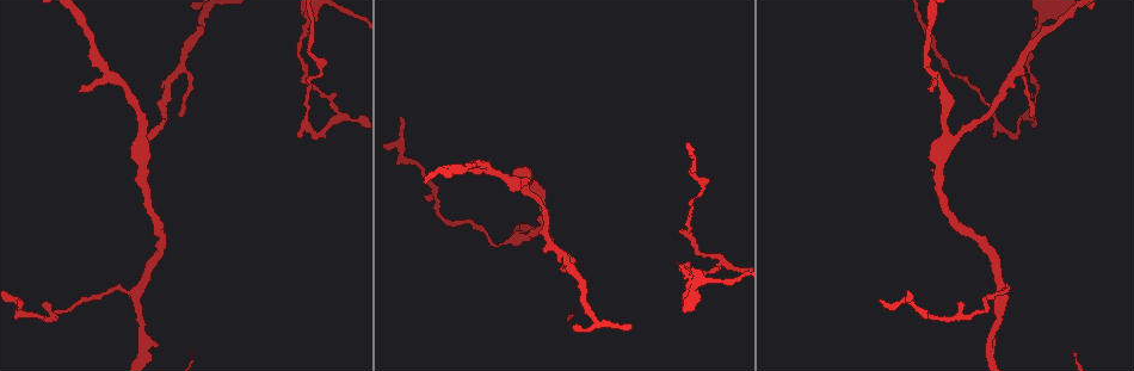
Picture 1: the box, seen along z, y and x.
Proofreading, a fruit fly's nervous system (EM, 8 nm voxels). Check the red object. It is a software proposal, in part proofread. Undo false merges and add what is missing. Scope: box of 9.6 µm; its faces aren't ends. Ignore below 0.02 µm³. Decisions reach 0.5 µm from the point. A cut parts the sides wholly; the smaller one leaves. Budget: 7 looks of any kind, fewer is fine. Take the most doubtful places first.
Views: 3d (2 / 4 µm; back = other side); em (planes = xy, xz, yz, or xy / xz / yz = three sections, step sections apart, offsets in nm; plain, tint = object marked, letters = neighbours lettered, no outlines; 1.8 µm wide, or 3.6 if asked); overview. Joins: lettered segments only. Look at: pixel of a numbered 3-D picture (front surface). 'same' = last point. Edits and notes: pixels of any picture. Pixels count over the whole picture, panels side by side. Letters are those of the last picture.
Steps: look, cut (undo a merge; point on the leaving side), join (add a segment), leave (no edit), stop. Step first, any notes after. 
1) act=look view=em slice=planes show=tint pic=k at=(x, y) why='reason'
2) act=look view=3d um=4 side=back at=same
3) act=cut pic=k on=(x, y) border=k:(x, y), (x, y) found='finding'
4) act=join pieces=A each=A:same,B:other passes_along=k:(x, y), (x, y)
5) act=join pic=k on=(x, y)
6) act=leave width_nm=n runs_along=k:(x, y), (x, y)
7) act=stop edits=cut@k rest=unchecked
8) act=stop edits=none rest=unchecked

act=look view=em slice=planes show=letters pic=1 at=(695, 285) why='sharp bend'

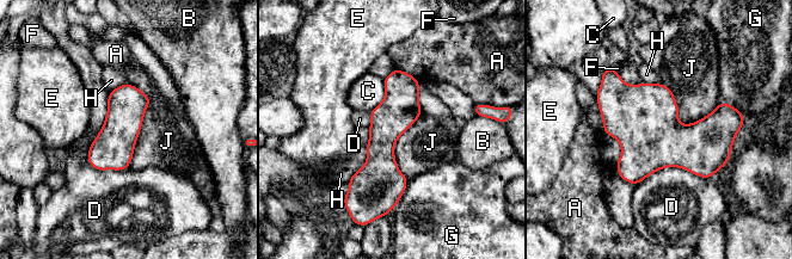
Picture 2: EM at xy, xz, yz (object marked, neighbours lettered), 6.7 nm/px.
act=leave width_nm=260 each=A:other,B:other,C:other,D:other,E:other,F:other,G:other,H:other,J:other border=2:(126, 82), (149, 98), (128, 167) found='continuous, no second neuron'

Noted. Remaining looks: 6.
act=look view=em slice=planes show=letters pic=1 at=(400, 119) why='an open end'

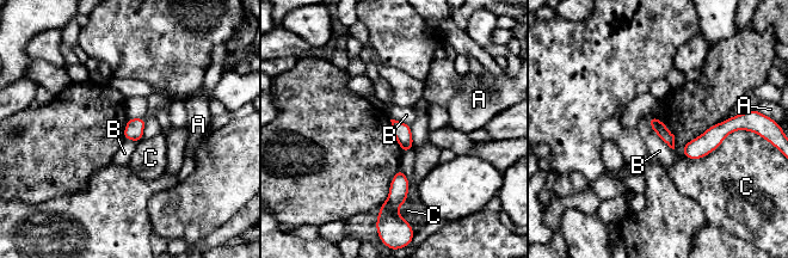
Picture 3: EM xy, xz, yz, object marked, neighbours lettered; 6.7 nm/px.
act=leave each=A:other,B:other,C:other found='no lettered segment goes on from it'

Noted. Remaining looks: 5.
act=look view=3d um=2 pic=1 at=(696, 247) why='sharp bend'

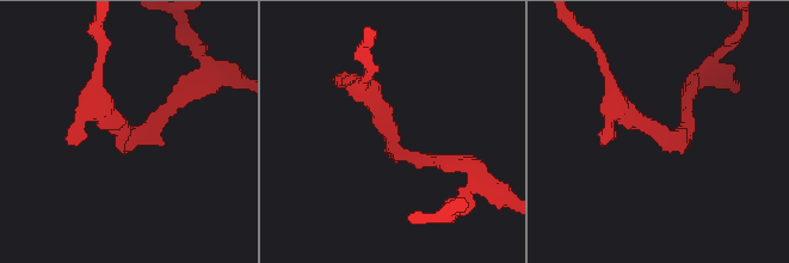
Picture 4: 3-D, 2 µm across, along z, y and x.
act=look view=em slice=planes show=letters pic=4 at=(388, 132) why='now the EM'

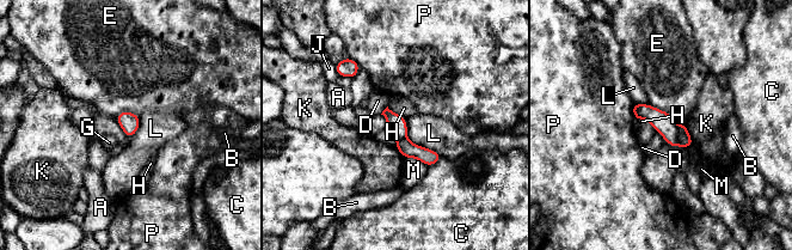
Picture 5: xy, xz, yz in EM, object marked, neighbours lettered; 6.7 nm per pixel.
act=leave width_nm=130 each=A:other,B:other,C:other,D:other,E:other,G:other,H:other,J:other,K:other,L:other,M:other,P:other runs_along=5:(386, 113), (412, 151), (436, 158) found='one neuron here'

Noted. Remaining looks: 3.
act=stop edits=none rest=unchecked

